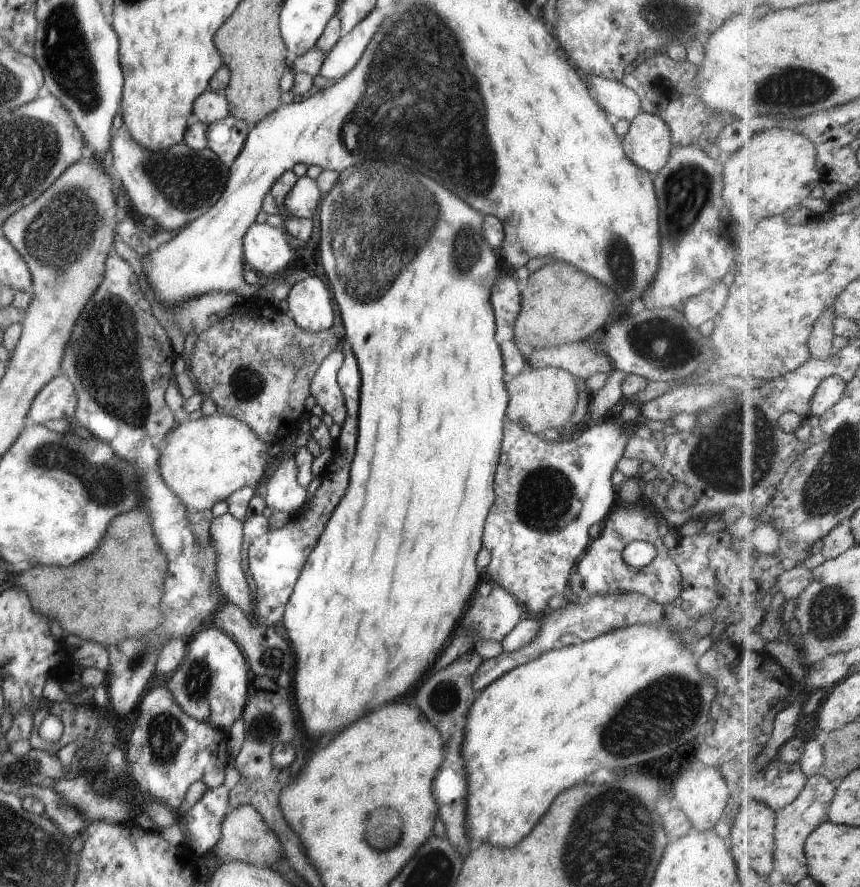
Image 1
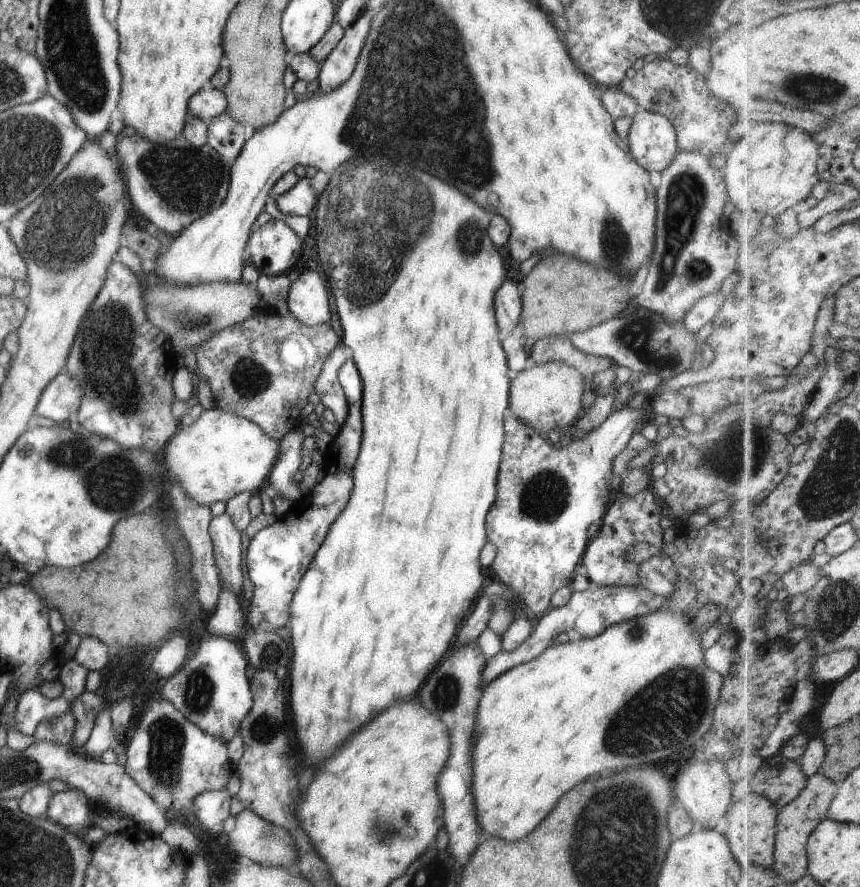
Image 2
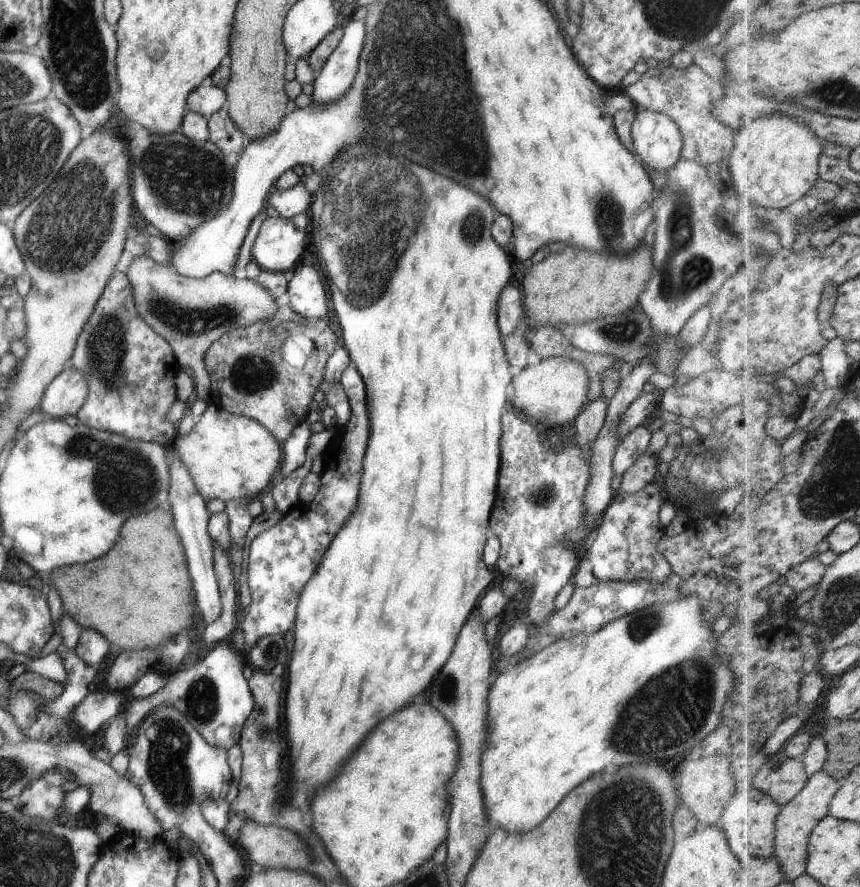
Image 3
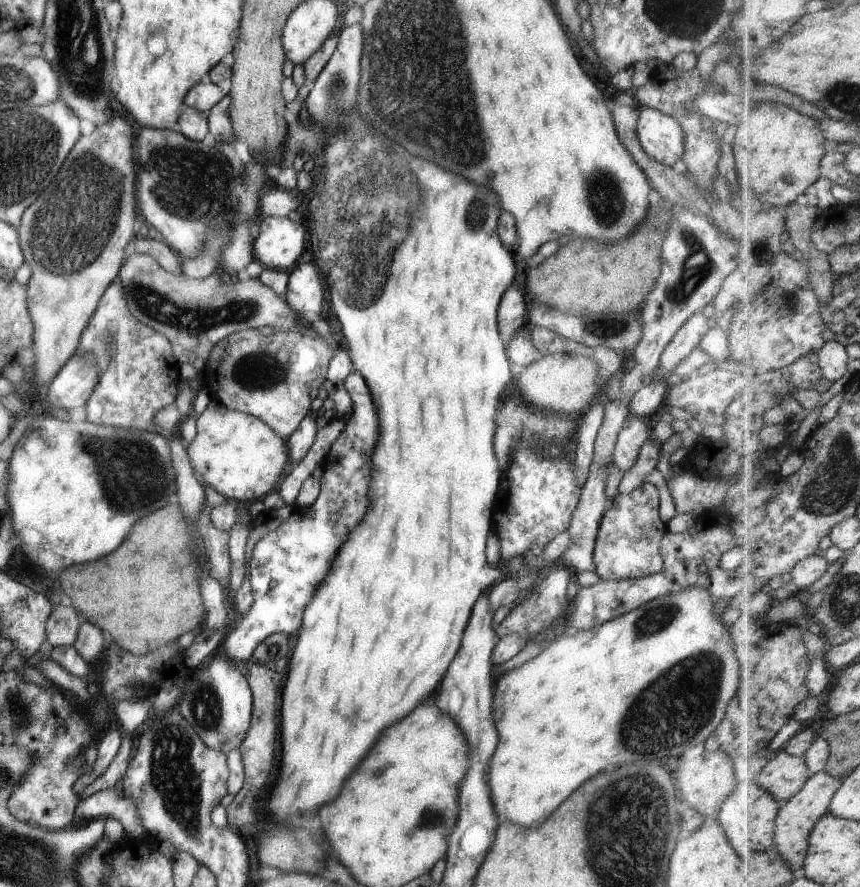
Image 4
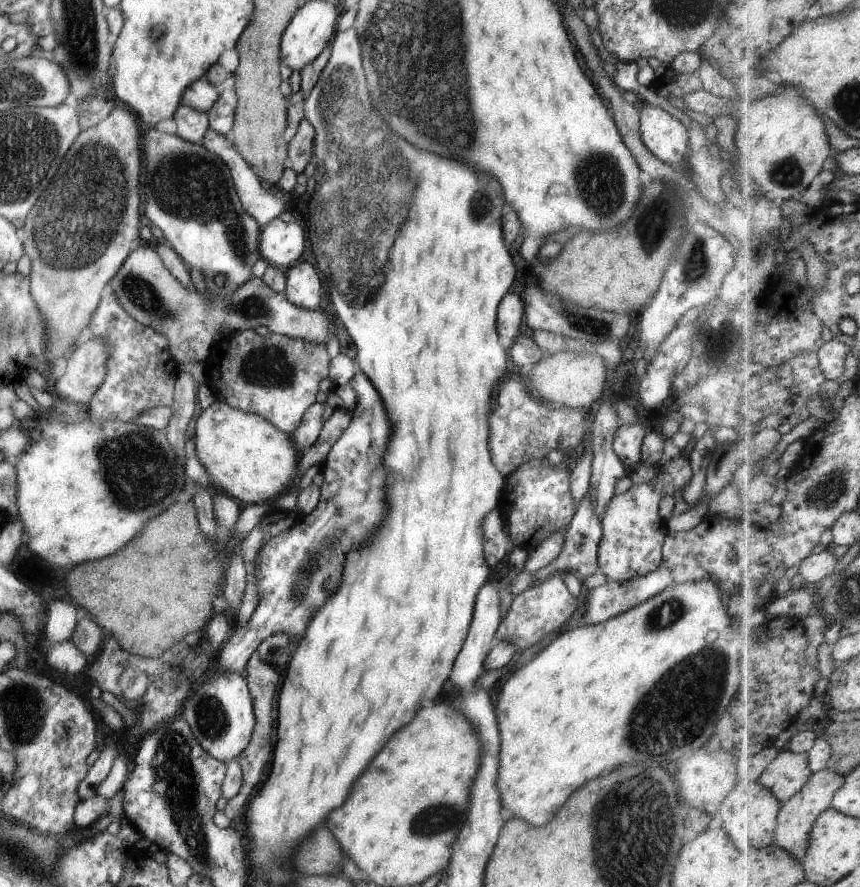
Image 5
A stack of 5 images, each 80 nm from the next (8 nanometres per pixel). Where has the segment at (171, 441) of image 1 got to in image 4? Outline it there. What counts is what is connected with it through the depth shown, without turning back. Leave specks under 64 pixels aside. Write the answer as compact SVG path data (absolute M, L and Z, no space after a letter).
M213 398L195 418L195 436L186 453L197 478L205 480L226 500L246 505L272 492L289 468L284 439L262 420L231 410Z

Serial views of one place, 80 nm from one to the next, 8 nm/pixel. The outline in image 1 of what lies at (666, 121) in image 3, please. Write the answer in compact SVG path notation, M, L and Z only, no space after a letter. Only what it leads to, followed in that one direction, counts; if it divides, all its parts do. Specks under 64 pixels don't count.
M639 111L630 120L622 147L634 165L657 172L667 162L672 147L669 127L660 116Z

